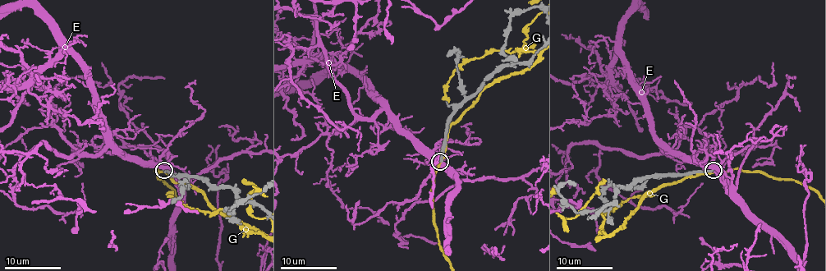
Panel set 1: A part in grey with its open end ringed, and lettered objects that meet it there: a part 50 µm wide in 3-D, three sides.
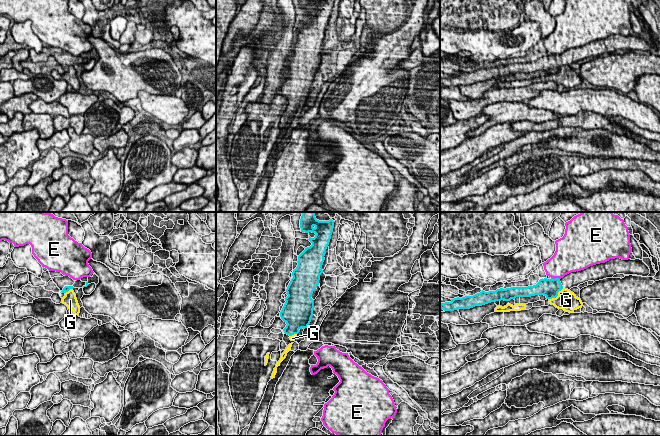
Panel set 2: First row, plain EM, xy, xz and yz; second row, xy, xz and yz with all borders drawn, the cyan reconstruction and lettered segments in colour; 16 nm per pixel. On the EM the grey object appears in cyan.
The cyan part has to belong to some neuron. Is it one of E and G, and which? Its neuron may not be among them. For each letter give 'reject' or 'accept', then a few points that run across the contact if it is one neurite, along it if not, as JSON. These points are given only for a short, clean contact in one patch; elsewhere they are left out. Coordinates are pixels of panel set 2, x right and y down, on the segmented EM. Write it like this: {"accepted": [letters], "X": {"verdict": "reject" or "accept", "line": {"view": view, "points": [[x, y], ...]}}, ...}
{"accepted": [], "E": {"verdict": "reject", "line": {"view": "yz", "points": [[551, 277], [559, 279]]}}, "G": {"verdict": "reject"}}

